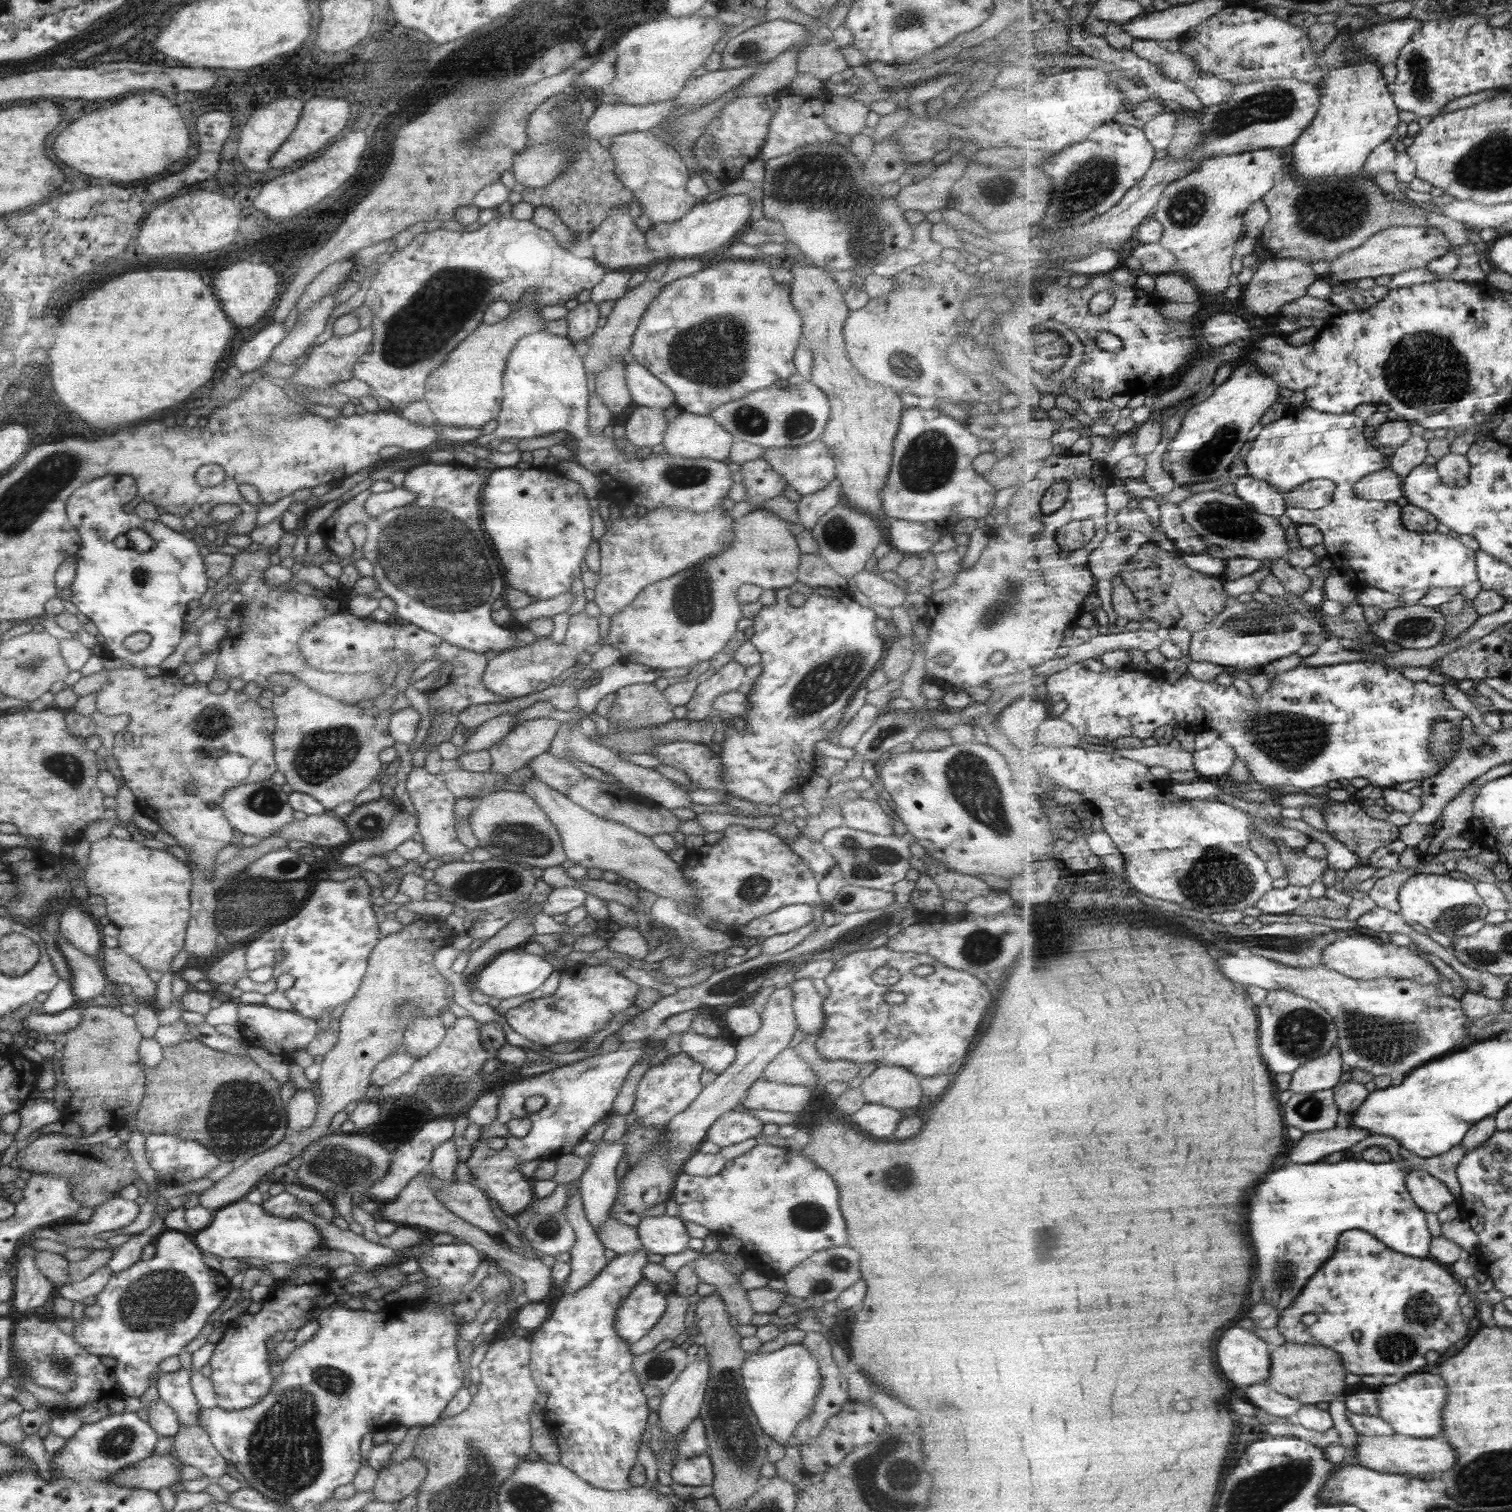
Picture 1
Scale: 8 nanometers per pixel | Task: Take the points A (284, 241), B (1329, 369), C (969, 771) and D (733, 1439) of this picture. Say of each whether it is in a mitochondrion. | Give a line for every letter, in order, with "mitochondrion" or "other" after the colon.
A: other
B: other
C: mitochondrion
D: mitochondrion

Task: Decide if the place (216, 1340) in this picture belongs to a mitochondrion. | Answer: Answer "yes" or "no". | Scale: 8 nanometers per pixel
no

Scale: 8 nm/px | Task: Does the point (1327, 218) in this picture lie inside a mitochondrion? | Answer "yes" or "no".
yes

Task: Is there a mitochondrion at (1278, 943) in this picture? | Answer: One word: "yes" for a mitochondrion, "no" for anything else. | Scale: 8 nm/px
yes

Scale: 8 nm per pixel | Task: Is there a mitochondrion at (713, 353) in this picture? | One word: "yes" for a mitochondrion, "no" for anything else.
yes

